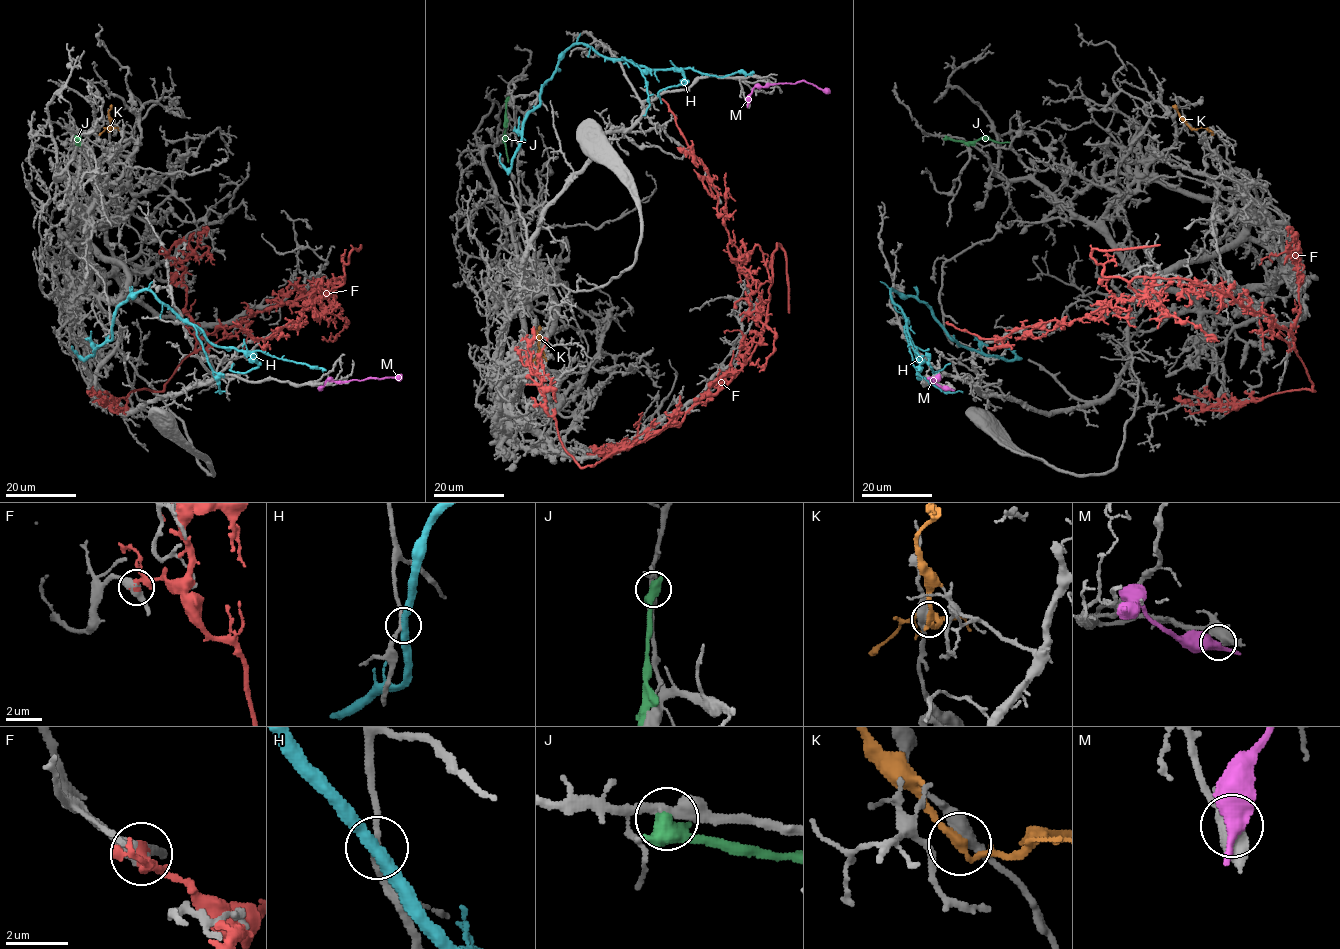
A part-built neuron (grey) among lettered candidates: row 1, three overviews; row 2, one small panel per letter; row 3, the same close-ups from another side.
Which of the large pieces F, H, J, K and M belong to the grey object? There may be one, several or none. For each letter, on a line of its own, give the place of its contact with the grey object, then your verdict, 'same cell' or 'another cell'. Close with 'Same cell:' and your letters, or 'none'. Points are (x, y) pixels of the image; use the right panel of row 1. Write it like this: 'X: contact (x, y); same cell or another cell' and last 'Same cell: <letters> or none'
F: contact (1253, 392); another cell
H: contact (944, 328); same cell
J: contact (946, 137); another cell
K: contact (1190, 128); another cell
M: contact (950, 388); another cell
Same cell: H

